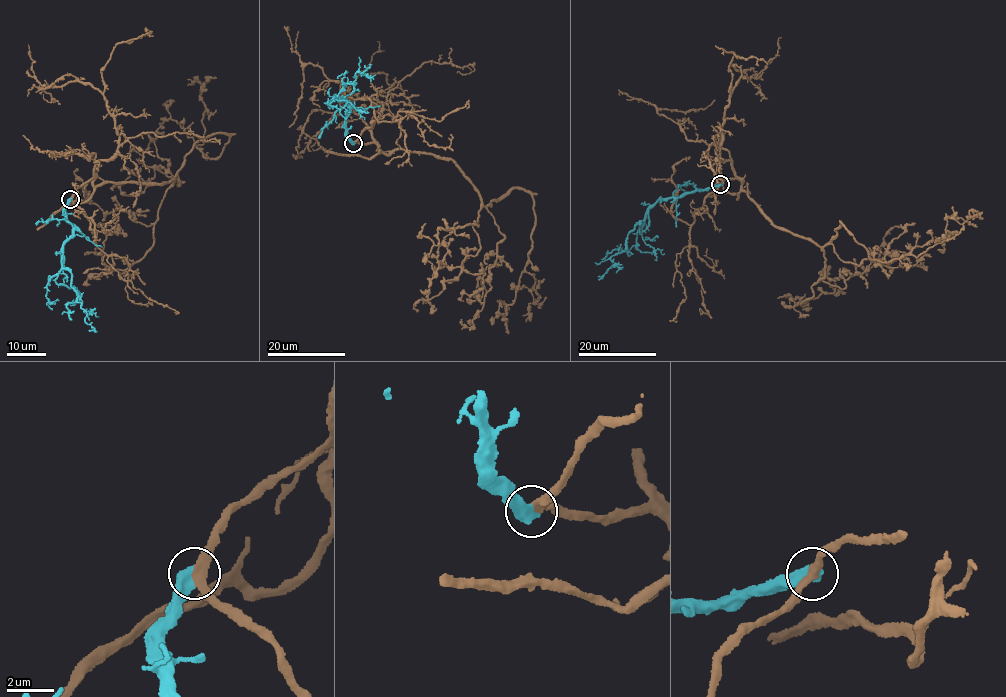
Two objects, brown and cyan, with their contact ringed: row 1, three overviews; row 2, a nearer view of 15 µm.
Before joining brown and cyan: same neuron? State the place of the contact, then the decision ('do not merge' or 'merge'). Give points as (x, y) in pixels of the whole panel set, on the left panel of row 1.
at (70, 199); do not merge

